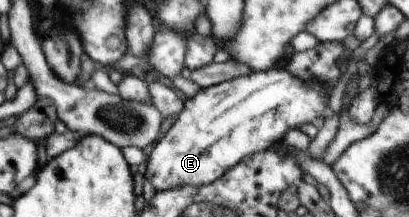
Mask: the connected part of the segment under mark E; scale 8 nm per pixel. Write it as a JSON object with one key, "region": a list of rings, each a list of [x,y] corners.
{"region":[[[282,65],[202,89],[186,100],[182,112],[147,156],[145,179],[155,192],[212,184],[246,156],[272,149],[288,130],[308,123],[320,126],[328,100],[326,88],[318,80],[302,82]]]}

